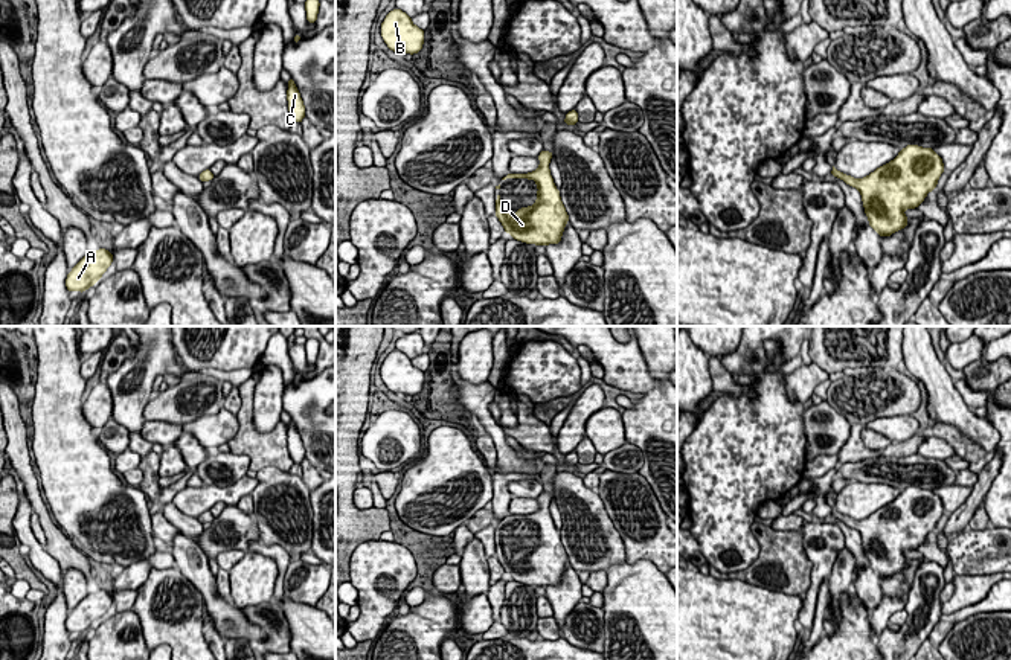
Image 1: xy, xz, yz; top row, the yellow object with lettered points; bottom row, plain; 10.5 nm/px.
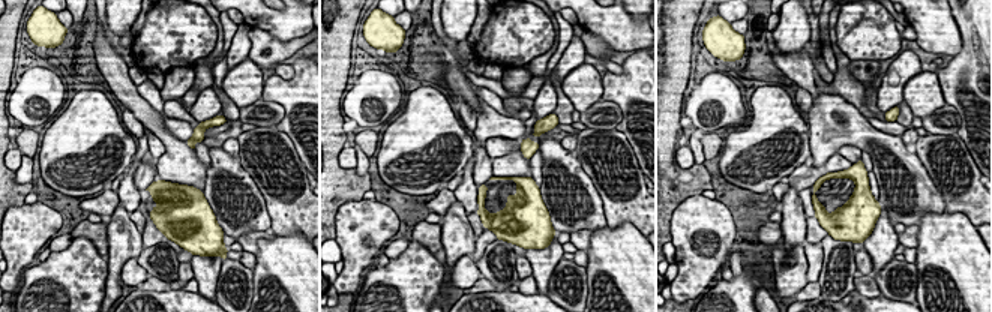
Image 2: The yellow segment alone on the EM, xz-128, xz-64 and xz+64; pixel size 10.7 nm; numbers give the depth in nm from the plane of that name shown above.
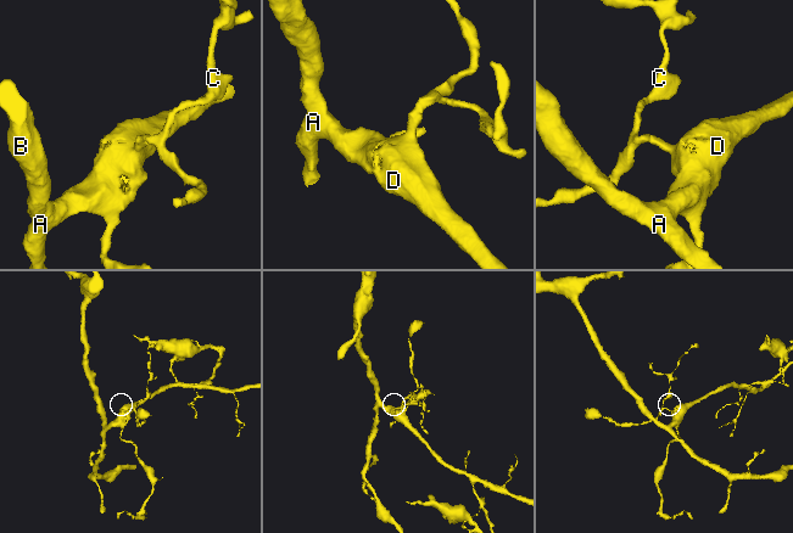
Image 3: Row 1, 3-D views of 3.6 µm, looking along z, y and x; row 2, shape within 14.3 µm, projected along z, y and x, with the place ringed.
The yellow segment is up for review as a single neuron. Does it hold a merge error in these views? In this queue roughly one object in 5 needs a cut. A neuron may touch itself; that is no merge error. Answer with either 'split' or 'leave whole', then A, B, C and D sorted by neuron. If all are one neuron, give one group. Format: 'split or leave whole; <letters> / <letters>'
leave whole; A B C D

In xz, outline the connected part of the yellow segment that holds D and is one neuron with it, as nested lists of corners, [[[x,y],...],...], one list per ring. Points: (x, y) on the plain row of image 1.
[[[543,491],[538,497],[540,508],[534,514],[509,514],[502,520],[528,520],[534,521],[538,529],[537,543],[532,547],[518,550],[512,556],[505,553],[500,537],[497,537],[496,558],[505,573],[517,582],[535,587],[558,585],[561,582],[569,556],[549,512],[552,495],[554,492],[547,494]]]

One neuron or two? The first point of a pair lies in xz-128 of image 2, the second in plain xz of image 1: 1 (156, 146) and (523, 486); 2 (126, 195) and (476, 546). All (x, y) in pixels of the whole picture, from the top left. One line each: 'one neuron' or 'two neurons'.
1: one neuron
2: two neurons

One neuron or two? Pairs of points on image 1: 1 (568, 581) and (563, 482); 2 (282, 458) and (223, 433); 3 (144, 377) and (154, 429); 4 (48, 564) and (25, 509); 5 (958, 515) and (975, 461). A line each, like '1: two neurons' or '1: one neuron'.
1: two neurons
2: two neurons
3: two neurons
4: one neuron
5: two neurons

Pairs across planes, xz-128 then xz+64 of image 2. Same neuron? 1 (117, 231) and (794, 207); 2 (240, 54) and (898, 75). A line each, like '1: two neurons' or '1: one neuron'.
1: one neuron
2: one neuron

